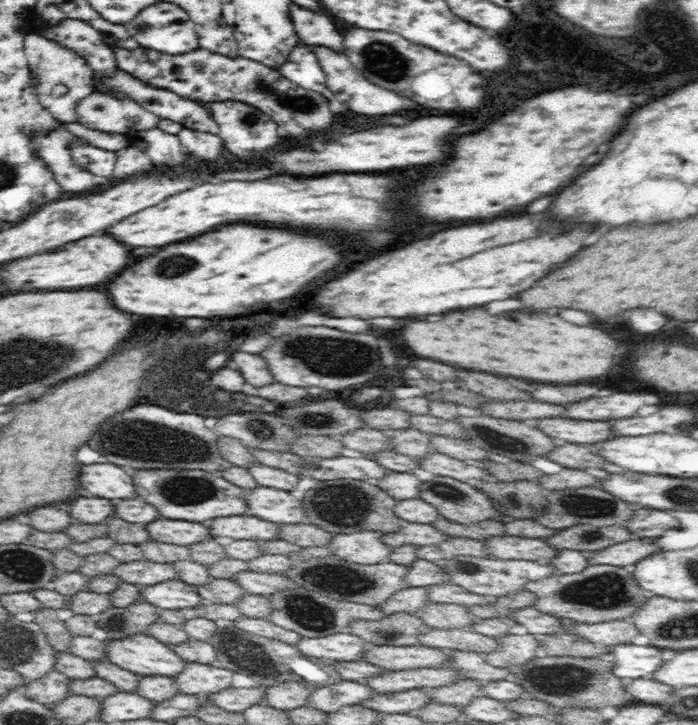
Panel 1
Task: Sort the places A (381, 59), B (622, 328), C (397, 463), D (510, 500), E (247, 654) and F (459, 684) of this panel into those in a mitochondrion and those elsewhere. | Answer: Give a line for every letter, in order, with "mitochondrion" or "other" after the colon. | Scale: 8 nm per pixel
A: mitochondrion
B: other
C: other
D: mitochondrion
E: mitochondrion
F: other

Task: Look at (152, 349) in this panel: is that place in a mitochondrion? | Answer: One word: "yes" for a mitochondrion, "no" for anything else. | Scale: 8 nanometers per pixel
no

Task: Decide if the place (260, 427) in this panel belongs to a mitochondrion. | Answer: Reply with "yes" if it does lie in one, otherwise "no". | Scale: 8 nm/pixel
yes

